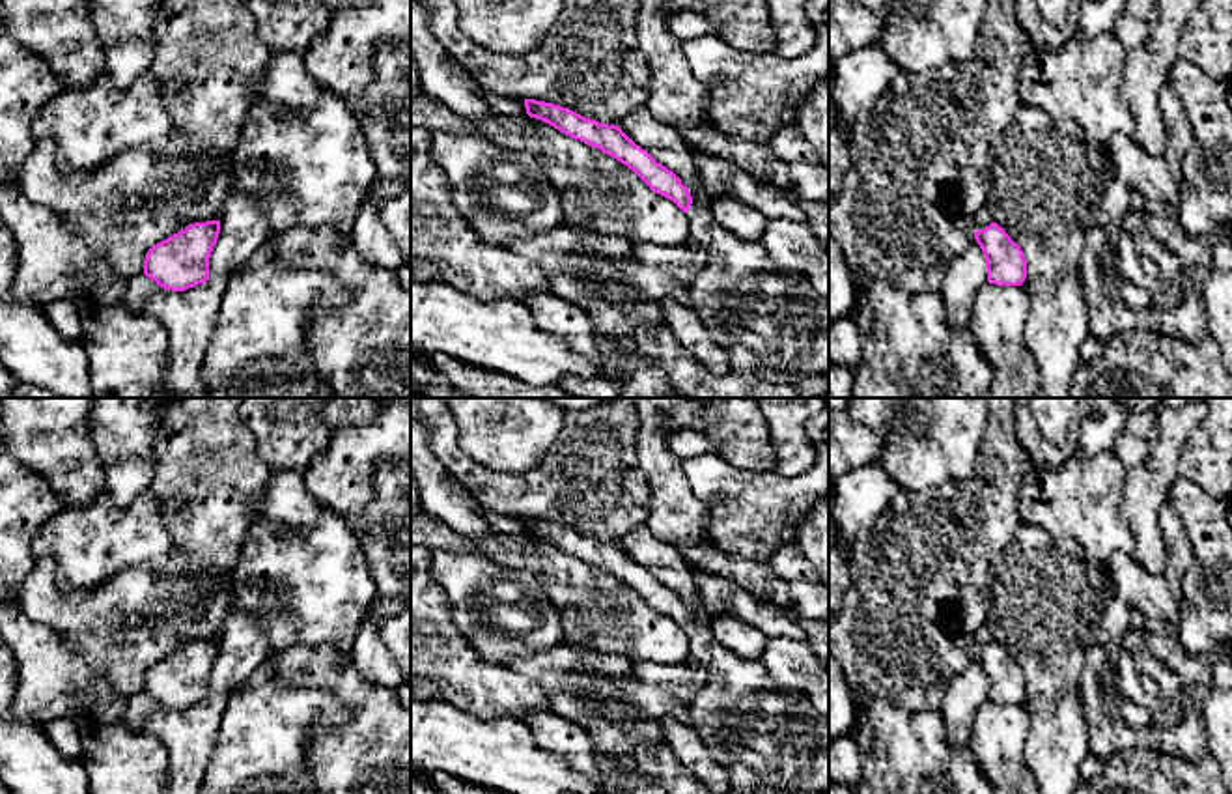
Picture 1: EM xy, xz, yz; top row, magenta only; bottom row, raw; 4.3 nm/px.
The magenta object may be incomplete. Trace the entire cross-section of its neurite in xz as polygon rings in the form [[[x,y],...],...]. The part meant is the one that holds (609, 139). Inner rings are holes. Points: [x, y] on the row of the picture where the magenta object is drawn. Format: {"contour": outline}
{"contour": [[[525,99],[525,108],[530,118],[541,120],[560,133],[614,157],[633,170],[653,192],[672,200],[689,217],[691,237],[700,241],[709,252],[707,267],[687,286],[689,305],[706,325],[713,342],[726,351],[732,372],[754,374],[777,383],[797,383],[810,376],[829,377],[829,297],[819,295],[806,276],[777,265],[762,243],[741,241],[724,230],[715,220],[709,206],[696,204],[681,179],[637,146],[618,125],[599,123],[560,105],[536,99]]]}

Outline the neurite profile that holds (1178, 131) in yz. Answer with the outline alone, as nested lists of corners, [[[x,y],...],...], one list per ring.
[[[1169,77],[1165,78],[1159,93],[1159,112],[1163,116],[1167,136],[1167,149],[1163,157],[1169,163],[1172,177],[1182,181],[1182,159],[1193,142],[1193,129]]]

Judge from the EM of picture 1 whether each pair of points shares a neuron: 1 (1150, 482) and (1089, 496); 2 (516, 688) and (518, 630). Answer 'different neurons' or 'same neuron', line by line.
1: different neurons
2: different neurons

